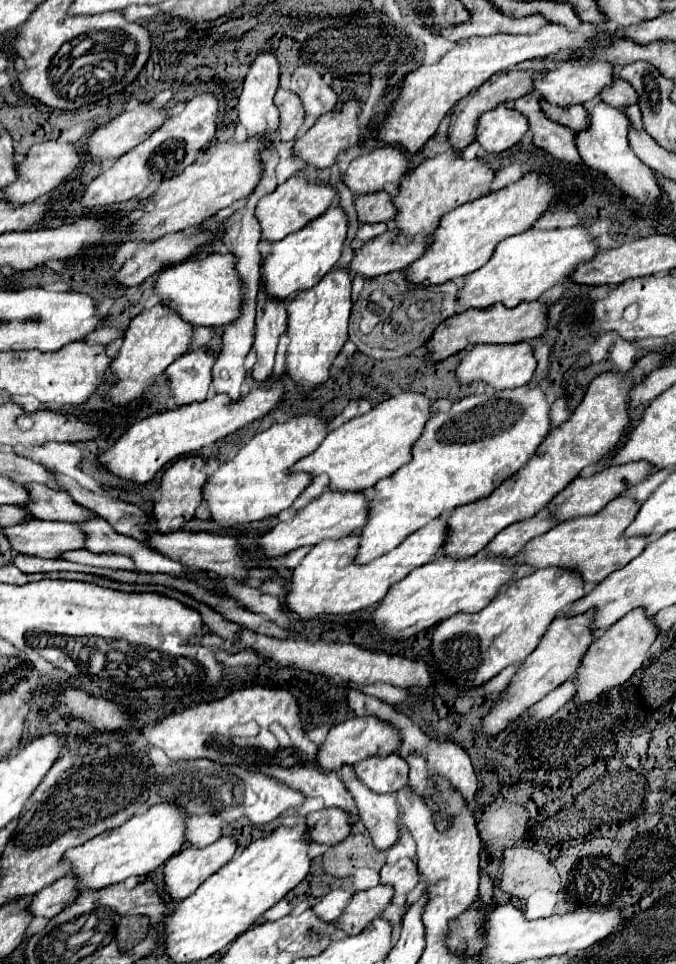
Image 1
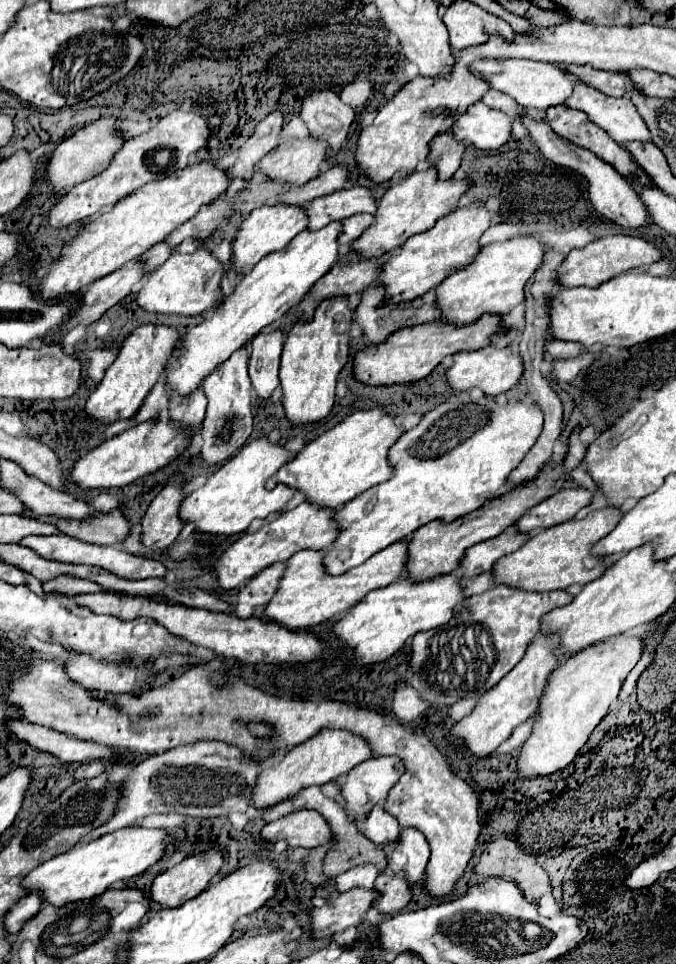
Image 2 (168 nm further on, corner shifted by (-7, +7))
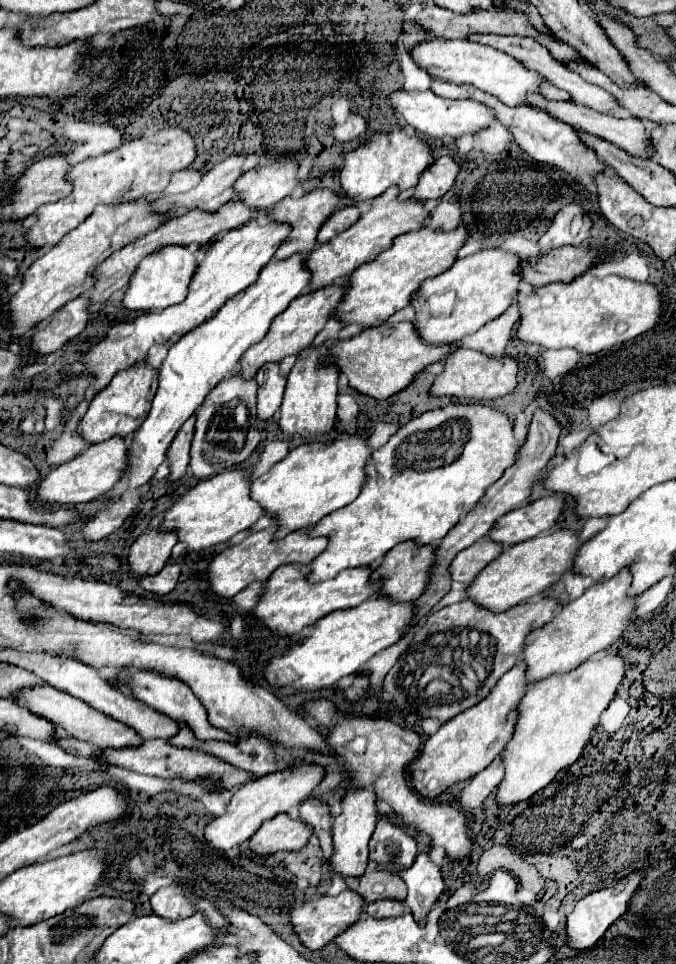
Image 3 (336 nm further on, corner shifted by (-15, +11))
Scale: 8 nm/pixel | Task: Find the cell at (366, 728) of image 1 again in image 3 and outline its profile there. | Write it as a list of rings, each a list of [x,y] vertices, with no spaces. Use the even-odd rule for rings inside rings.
[[[304,765],[300,769],[288,769],[288,771],[278,771],[266,777],[260,777],[248,785],[242,785],[230,799],[226,813],[216,817],[206,829],[204,829],[204,839],[212,851],[230,851],[244,843],[252,833],[268,819],[276,817],[278,813],[286,813],[288,809],[300,805],[304,797],[312,793],[312,789],[320,783],[322,779],[322,769],[318,765]]]

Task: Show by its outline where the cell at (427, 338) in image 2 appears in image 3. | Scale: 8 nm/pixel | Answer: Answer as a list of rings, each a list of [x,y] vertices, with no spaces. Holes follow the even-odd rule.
[[[396,323],[396,325],[378,325],[364,329],[360,335],[338,341],[332,345],[326,355],[328,363],[336,365],[348,377],[348,385],[362,395],[374,399],[388,399],[390,395],[402,391],[416,373],[420,373],[426,365],[442,359],[452,345],[428,345],[424,343],[412,323]]]

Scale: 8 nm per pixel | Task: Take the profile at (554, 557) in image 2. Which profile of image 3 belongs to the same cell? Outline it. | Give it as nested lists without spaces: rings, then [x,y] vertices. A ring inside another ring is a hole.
[[[552,531],[548,535],[540,535],[528,539],[524,543],[506,547],[490,565],[486,565],[476,579],[466,587],[466,595],[470,601],[478,603],[488,611],[508,611],[510,607],[528,601],[530,597],[542,593],[546,587],[556,583],[564,573],[570,573],[574,555],[582,541],[572,531]]]

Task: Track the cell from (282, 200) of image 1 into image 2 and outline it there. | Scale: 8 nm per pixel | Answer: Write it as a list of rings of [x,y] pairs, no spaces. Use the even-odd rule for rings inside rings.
[[[276,203],[276,205],[262,205],[260,209],[254,209],[240,225],[240,231],[234,241],[234,261],[236,269],[240,273],[246,273],[250,267],[254,267],[264,255],[284,249],[300,231],[308,227],[308,215],[304,213],[304,207],[298,205],[286,205],[286,203]]]

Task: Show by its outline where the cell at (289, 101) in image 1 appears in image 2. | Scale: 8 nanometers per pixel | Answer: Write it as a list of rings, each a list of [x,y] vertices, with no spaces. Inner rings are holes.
[[[272,111],[264,121],[258,123],[254,135],[244,143],[238,161],[234,167],[230,167],[230,177],[252,177],[252,167],[272,149],[278,147],[280,135],[284,131],[284,113],[282,111]]]

